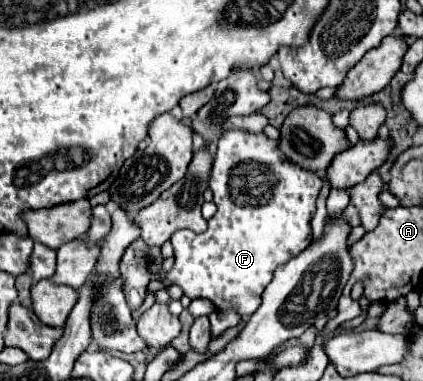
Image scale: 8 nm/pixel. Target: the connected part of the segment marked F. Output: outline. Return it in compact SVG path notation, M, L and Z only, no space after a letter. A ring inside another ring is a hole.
M228 130L220 138L220 150L216 150L208 186L214 192L218 210L208 220L206 232L194 234L190 230L180 230L172 234L170 242L174 246L174 266L166 274L166 280L180 286L188 298L208 298L218 310L232 308L246 318L258 310L260 294L270 284L274 270L290 262L312 242L310 220L316 212L316 198L320 194L322 180L318 174L300 170L300 166L292 166L292 162L284 162L278 142L268 140L262 132L248 134L242 130Z

